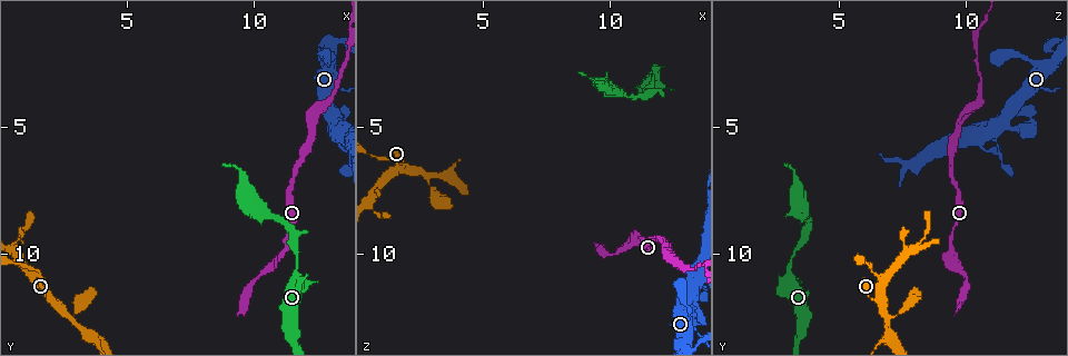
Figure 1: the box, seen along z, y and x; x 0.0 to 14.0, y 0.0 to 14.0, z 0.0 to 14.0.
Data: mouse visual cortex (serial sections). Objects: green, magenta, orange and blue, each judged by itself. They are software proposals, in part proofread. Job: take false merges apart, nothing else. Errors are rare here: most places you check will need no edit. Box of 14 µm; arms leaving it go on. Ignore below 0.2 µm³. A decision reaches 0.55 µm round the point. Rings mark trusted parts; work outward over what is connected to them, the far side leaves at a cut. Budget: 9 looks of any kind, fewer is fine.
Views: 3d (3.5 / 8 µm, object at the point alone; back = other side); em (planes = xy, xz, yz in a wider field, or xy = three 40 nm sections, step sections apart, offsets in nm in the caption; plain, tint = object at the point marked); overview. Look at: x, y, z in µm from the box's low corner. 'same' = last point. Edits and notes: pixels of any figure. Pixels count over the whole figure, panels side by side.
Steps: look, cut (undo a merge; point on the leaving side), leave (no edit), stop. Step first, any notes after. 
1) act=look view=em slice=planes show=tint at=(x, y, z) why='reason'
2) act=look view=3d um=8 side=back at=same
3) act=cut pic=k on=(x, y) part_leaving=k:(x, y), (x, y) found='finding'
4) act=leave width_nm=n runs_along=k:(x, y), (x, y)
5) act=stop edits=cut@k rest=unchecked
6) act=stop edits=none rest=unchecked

act=look view=3d um=3.5 at=(12.2, 4.8, 9.8) why='thin neck'

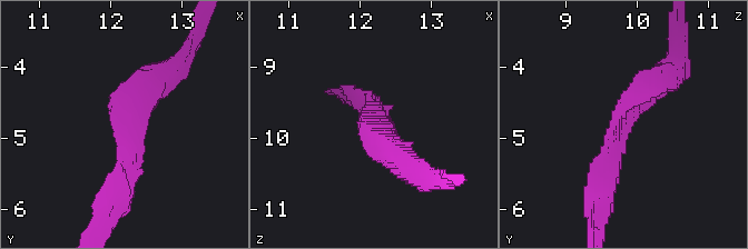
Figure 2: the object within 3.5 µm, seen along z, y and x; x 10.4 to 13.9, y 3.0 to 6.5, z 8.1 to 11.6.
act=look view=em slice=planes show=tint at=(12.25, 4.80, 9.75) arm_widths_nm=250,300 why='need the tissue'

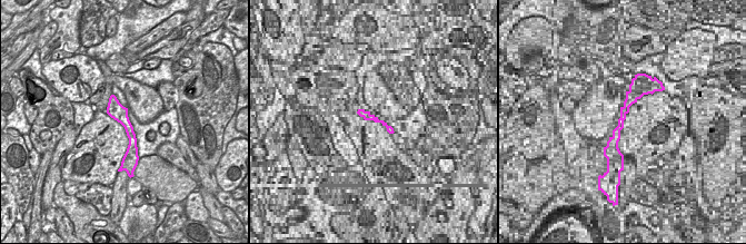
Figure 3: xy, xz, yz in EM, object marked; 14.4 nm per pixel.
act=leave runs_along=2:(604, 193), (621, 109), (659, 78) found='one cell here'

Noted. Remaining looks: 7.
act=look view=3d um=3.5 at=(13.2, 4.9, 11.4) why='a fork'

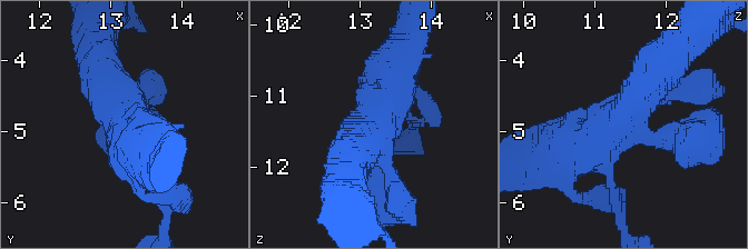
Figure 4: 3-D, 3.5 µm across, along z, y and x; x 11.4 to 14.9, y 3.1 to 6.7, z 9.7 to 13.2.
act=look view=em slice=xy step=3 show=tint at=(13.30, 4.85, 11.45) why='now the EM'

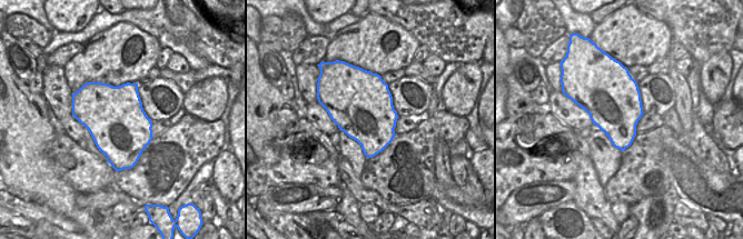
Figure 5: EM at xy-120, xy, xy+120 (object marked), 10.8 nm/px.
act=look view=em slice=xy step=5 show=tint at=same why='cut it another way'

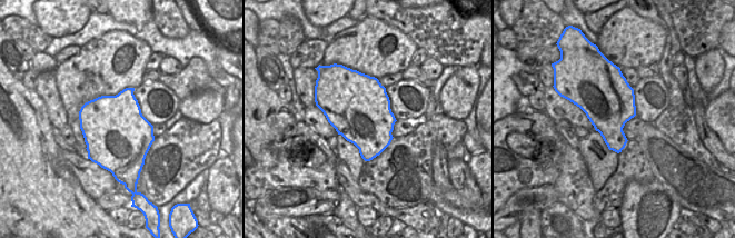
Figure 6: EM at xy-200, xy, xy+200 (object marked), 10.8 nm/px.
act=leave found='all the same cell'

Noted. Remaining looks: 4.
act=look view=3d um=3.5 at=(11.6, 10.1, 3.1)

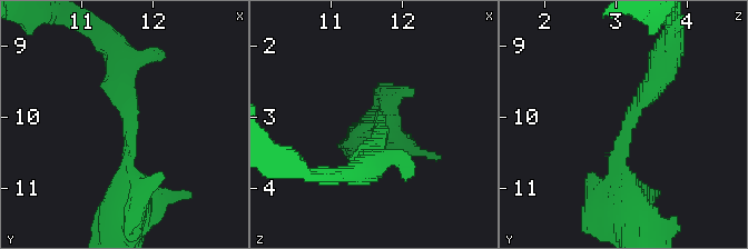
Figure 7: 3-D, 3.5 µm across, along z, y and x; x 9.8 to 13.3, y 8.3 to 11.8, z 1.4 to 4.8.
act=look view=em slice=xy step=1 show=tint at=(11.65, 10.05, 3.15) arm_widths_nm=300,350 why='now the EM'

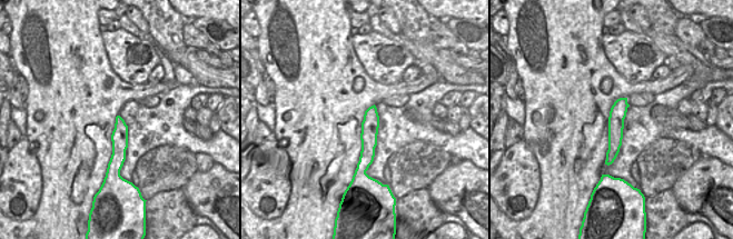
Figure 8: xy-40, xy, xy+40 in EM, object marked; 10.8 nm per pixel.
act=leave runs_along=8:(624, 100), (608, 161) found='all the same cell'

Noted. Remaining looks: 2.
act=stop edits=none rest=unchecked

